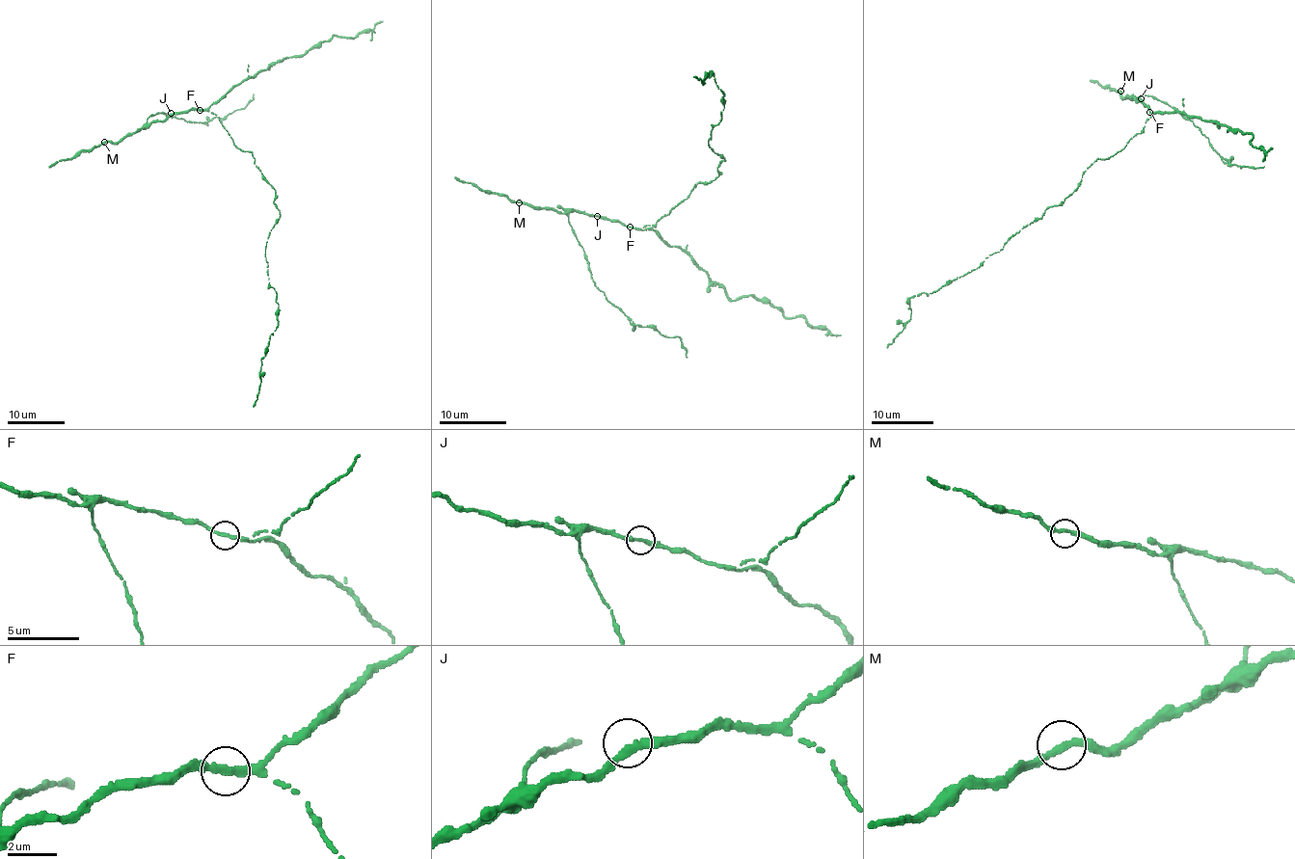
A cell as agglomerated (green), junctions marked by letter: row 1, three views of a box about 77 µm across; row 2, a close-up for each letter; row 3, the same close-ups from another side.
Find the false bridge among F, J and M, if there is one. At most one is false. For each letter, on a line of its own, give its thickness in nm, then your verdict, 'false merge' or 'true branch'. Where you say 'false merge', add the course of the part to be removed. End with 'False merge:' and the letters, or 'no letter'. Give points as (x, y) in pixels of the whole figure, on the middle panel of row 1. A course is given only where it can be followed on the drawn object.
F: 260 nm | true branch
J: 280 nm | true branch
M: 280 nm | true branch
False merge: no letter

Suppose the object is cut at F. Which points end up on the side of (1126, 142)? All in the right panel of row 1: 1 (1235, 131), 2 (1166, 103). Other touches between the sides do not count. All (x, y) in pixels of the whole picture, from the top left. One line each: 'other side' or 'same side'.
1: same side
2: other side

